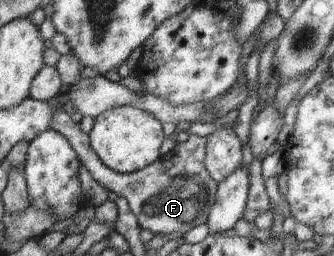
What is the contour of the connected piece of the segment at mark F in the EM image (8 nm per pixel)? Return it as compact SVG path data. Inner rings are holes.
M69 109L55 111L50 128L69 141L93 180L127 200L140 230L149 230L154 236L164 236L170 232L181 232L185 235L195 226L206 224L218 189L218 184L211 178L204 165L207 138L189 134L187 141L177 142L171 151L161 155L153 164L134 173L121 174L101 162L91 148L89 135L81 129L80 123L71 119L70 114Z

